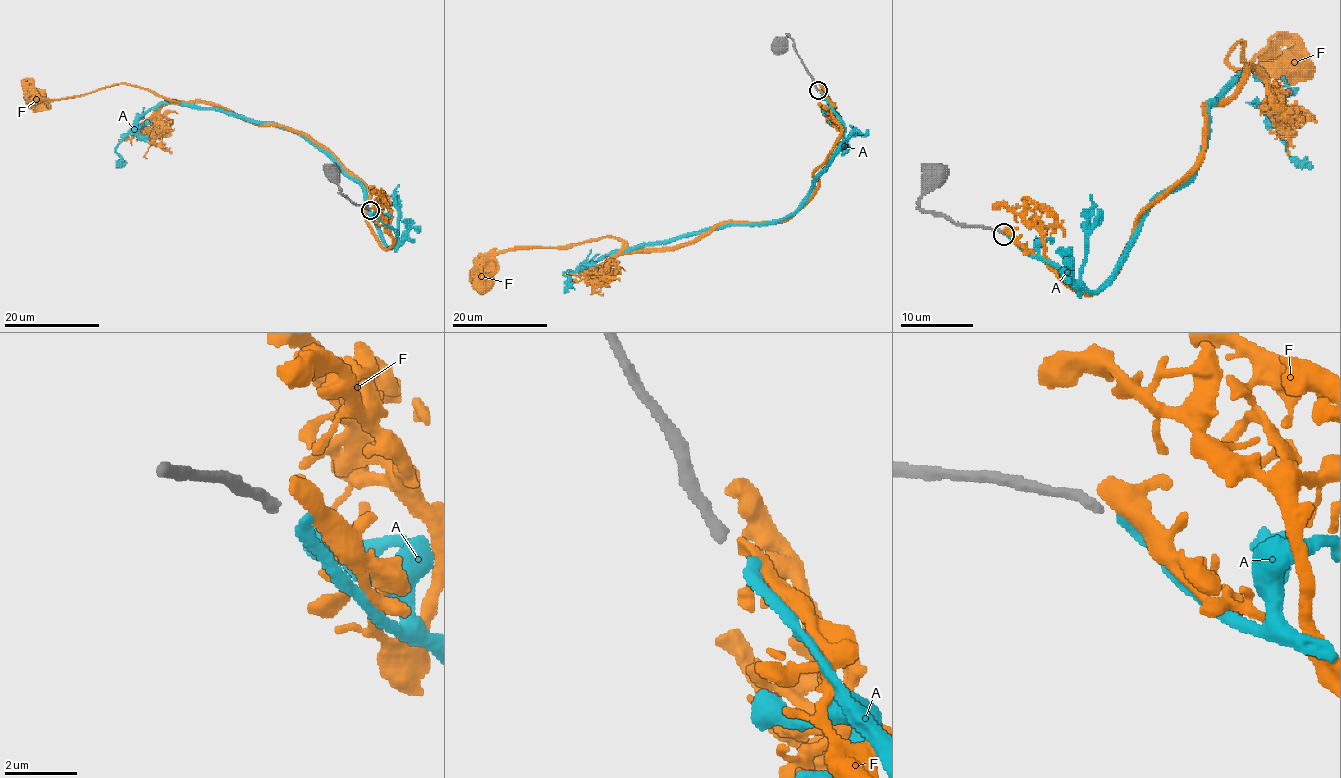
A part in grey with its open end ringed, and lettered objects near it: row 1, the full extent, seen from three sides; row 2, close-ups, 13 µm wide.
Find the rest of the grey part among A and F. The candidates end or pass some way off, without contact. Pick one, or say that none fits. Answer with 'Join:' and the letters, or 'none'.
Join: A

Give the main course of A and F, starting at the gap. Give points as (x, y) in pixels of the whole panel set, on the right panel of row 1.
A: (1007, 236), (1095, 290), (1139, 218), (1191, 174), (1207, 111), (1247, 69), (1276, 93), (1293, 158), (1312, 167)
F: (1003, 231), (1092, 294), (1135, 218), (1191, 169), (1204, 107), (1244, 80), (1229, 50), (1296, 62)

